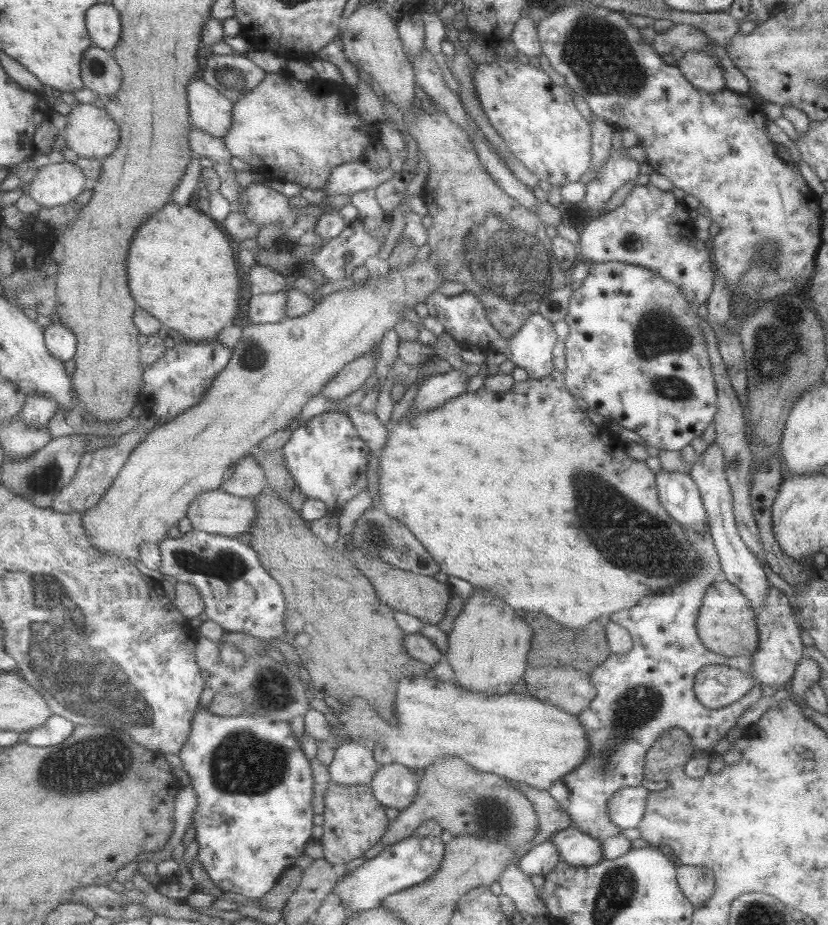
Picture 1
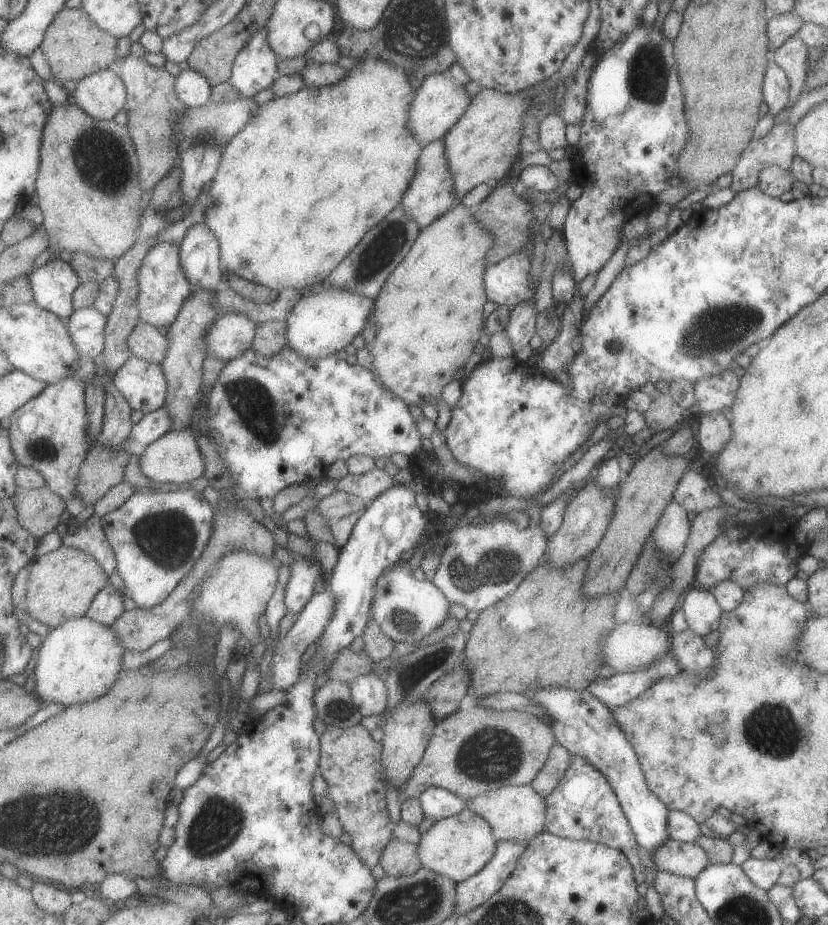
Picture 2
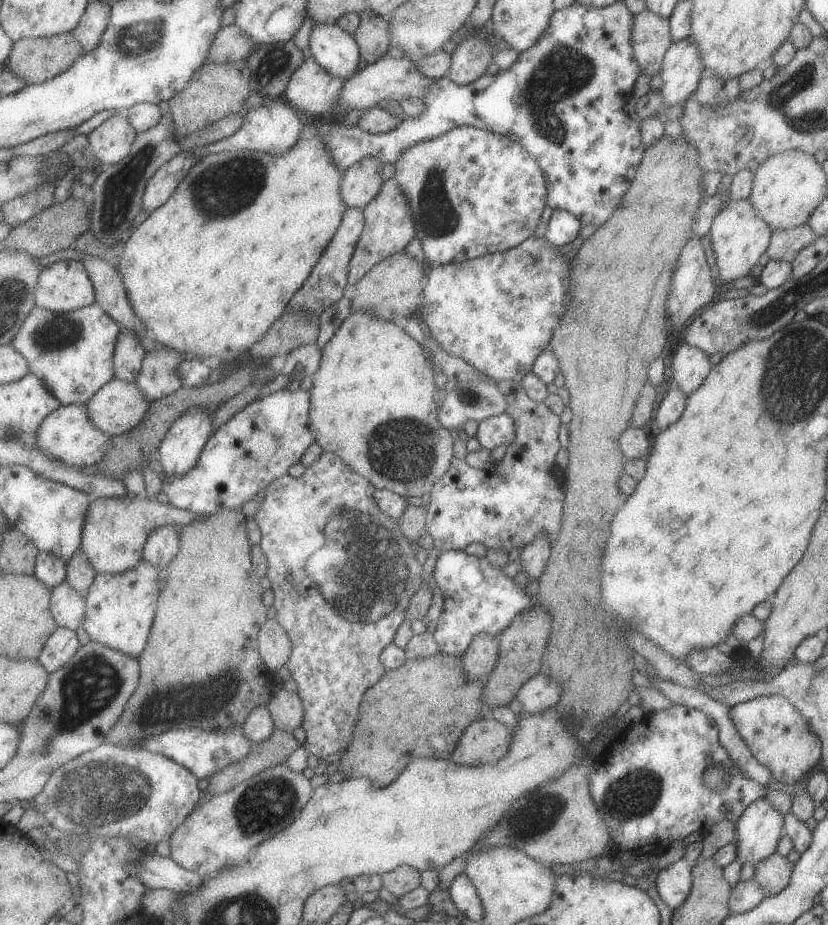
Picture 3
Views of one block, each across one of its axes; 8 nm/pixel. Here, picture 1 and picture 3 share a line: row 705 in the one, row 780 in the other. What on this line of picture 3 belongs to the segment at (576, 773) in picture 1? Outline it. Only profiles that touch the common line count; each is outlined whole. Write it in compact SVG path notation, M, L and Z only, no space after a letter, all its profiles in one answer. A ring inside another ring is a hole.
M673 704L635 718L637 722L627 724L627 730L597 756L587 776L591 800L611 831L612 855L621 850L637 856L657 856L671 842L693 832L704 835L721 820L735 824L751 801L763 798L764 786L739 772L719 744L717 724L704 712ZM709 766L721 766L730 773L728 791L713 793L703 784L701 778Z

